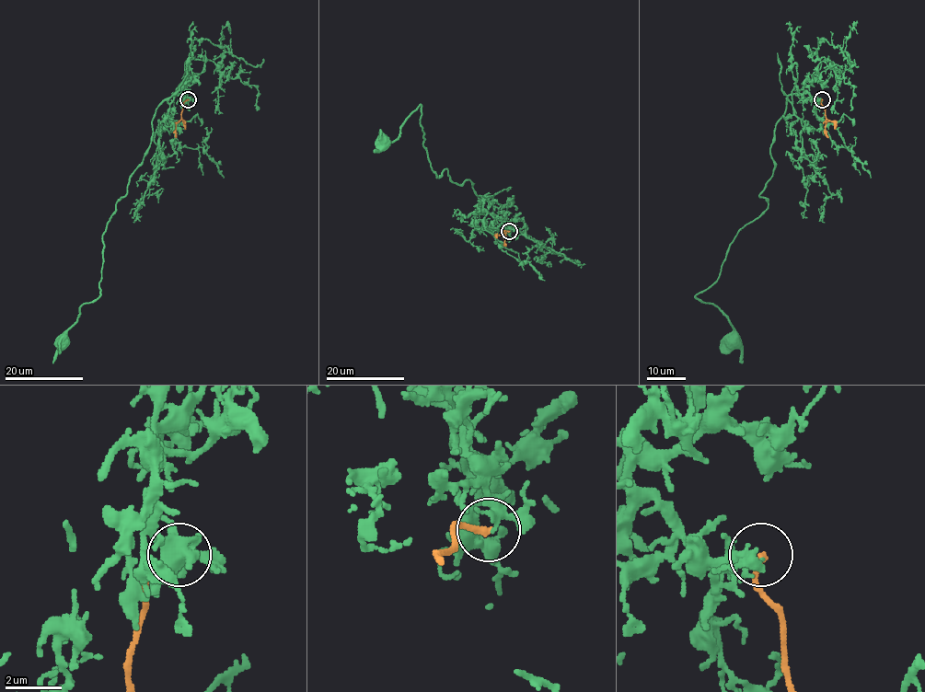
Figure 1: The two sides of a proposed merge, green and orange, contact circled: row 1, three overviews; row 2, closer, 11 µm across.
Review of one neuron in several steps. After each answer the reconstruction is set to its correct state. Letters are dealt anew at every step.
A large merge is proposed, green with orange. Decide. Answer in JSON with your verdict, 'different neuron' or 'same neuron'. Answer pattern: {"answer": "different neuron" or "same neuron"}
{"answer": "different neuron"}

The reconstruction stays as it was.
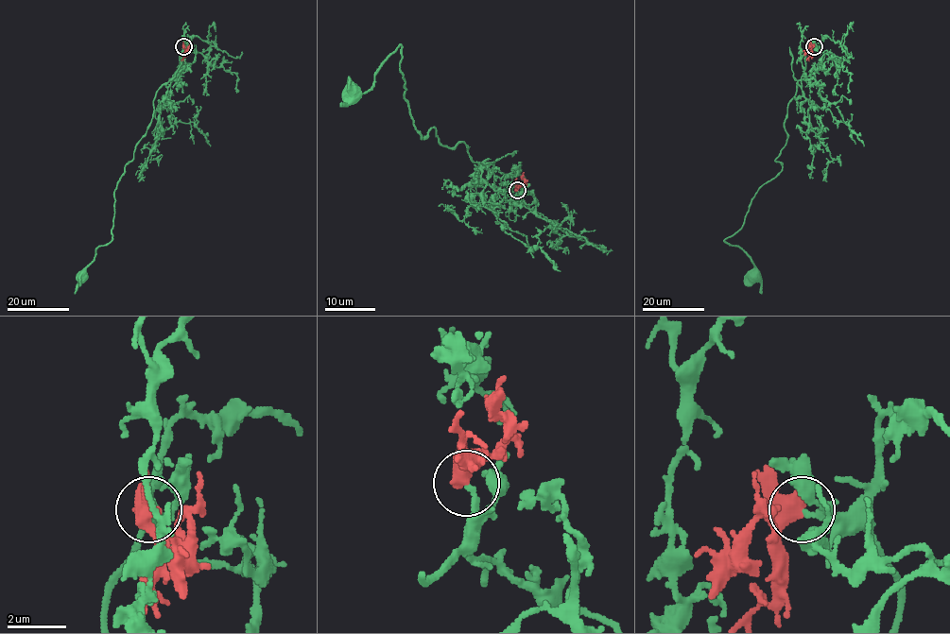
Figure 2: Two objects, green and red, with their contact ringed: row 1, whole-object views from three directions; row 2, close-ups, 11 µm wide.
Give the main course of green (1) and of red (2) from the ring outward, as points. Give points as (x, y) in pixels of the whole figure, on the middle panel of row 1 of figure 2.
1: (518, 191), (510, 207), (464, 142), (421, 138), (401, 45), (352, 93)
2: (518, 191), (524, 181), (523, 174)

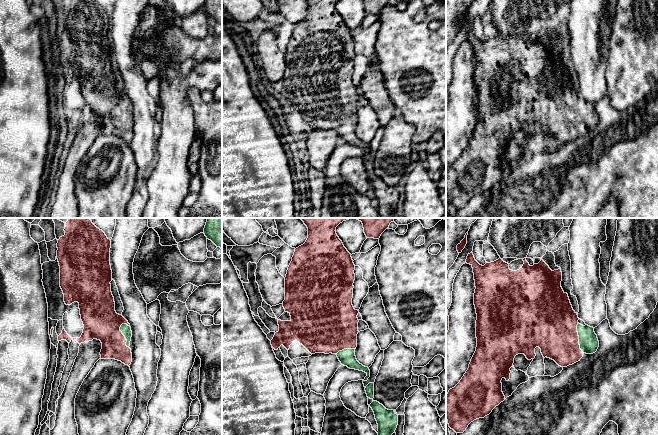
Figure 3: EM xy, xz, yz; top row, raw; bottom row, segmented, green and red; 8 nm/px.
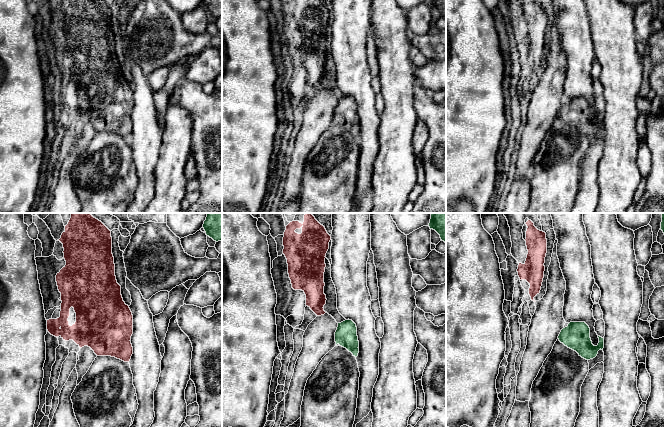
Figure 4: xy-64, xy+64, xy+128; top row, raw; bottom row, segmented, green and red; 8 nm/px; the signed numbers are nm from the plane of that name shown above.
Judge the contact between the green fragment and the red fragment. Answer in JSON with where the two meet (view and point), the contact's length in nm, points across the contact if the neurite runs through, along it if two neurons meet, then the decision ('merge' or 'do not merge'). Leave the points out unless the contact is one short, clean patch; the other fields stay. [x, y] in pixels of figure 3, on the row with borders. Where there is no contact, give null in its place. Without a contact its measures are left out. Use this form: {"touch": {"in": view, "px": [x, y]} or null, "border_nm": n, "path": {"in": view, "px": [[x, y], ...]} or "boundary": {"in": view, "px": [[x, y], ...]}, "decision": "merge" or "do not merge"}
{"touch": {"in": "xy", "px": [123, 334]}, "border_nm": 200, "path": {"in": "xy", "px": [[125, 329], [123, 334], [117, 334], [100, 320]]}, "decision": "merge"}

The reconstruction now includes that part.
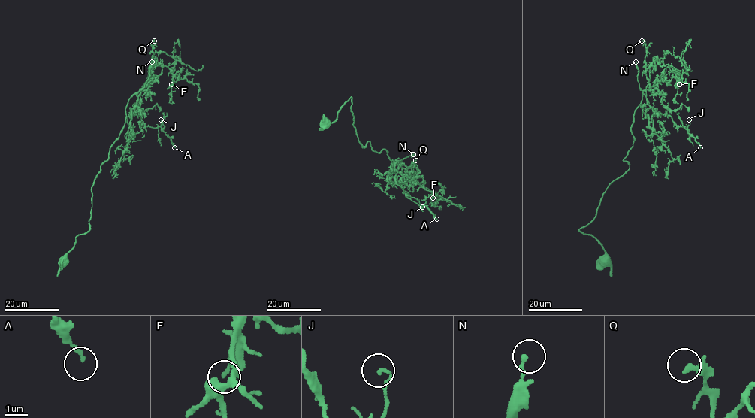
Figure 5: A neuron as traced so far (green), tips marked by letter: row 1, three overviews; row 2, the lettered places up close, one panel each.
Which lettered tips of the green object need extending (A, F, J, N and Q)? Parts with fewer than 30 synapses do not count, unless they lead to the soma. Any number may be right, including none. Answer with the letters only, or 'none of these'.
none of these

